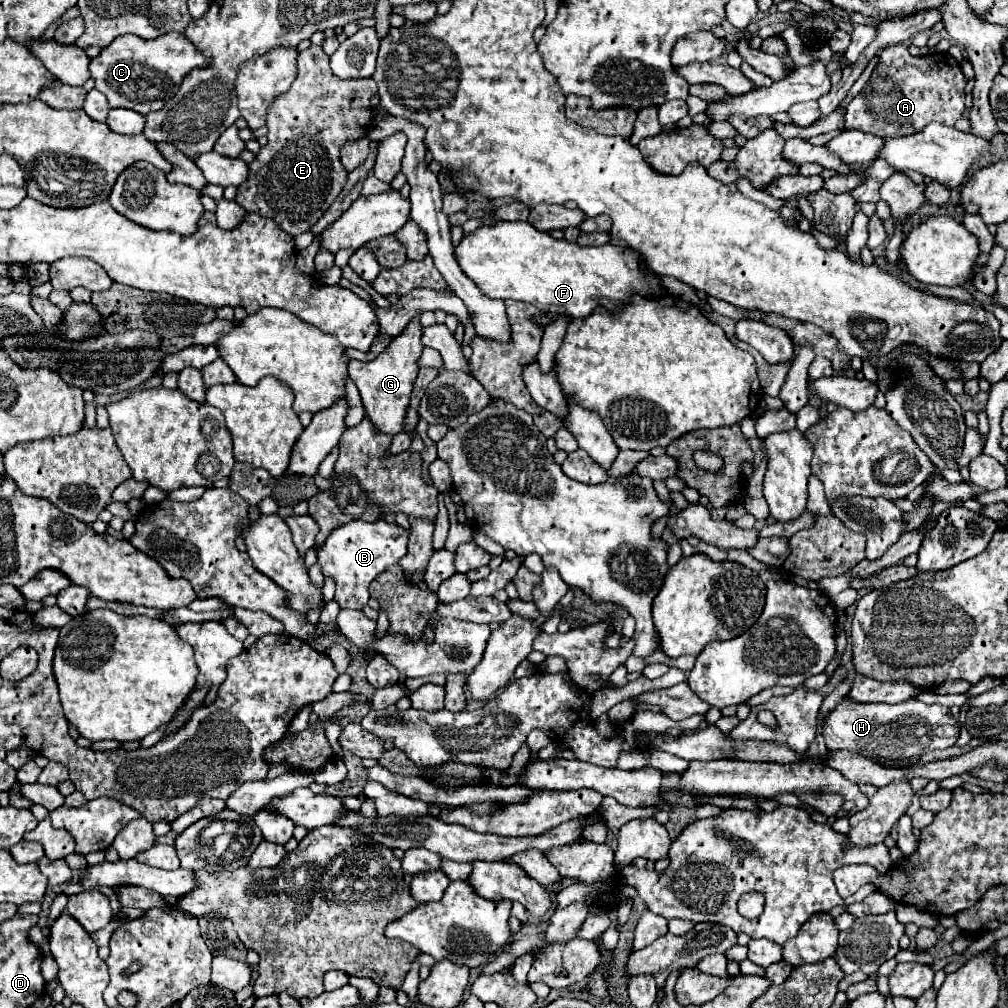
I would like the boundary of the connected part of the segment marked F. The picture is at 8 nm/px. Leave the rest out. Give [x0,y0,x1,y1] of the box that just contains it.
[455,222,659,318]

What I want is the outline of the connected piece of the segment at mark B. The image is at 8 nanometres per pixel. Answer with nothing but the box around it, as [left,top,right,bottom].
[315,520,409,610]

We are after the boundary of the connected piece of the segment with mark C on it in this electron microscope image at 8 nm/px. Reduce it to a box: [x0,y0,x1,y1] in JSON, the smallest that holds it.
[89,32,211,116]

